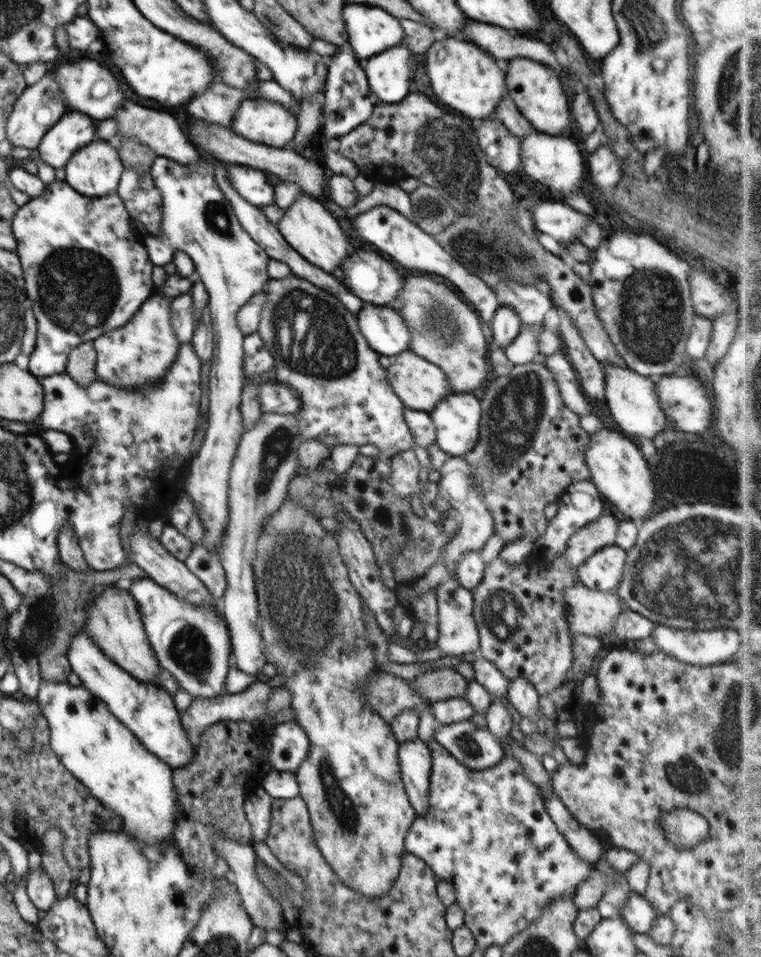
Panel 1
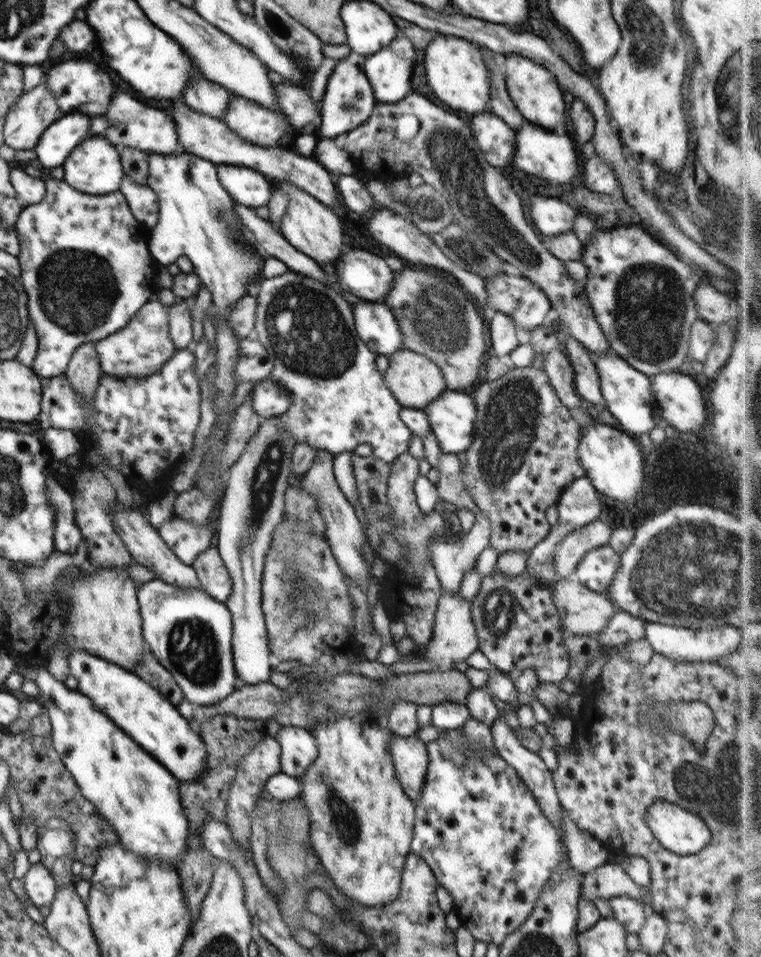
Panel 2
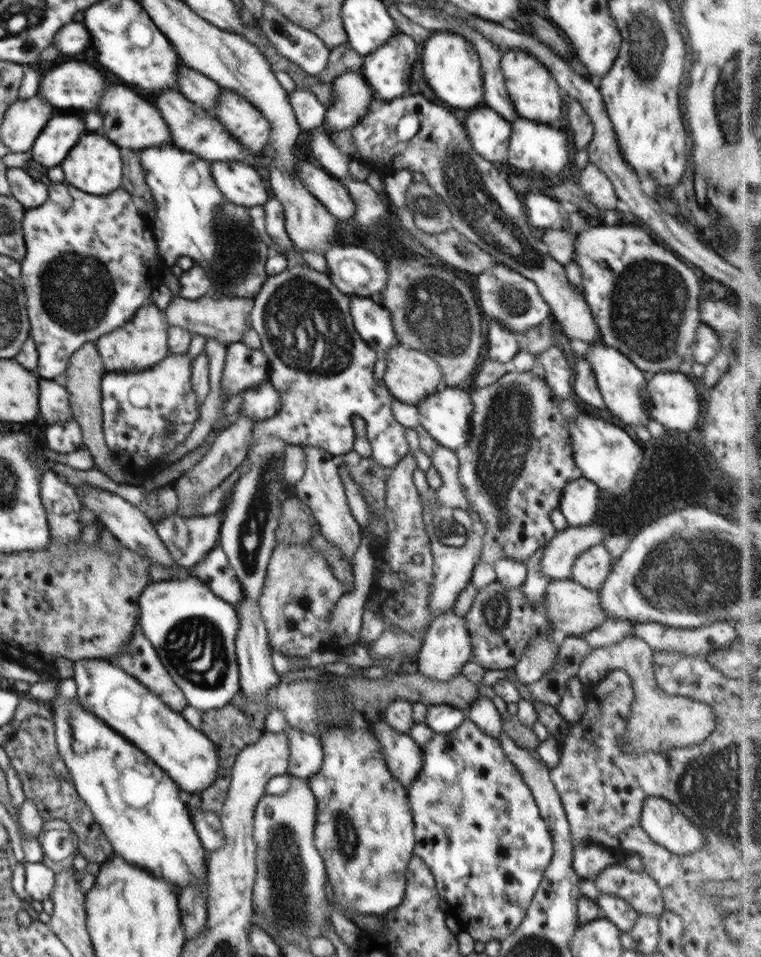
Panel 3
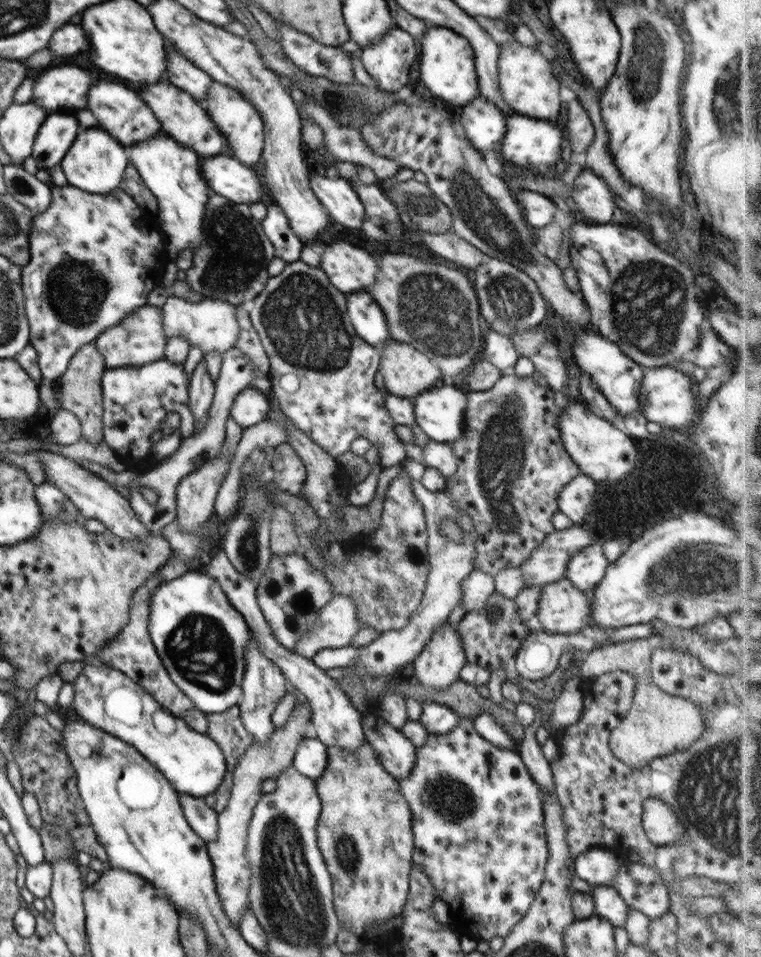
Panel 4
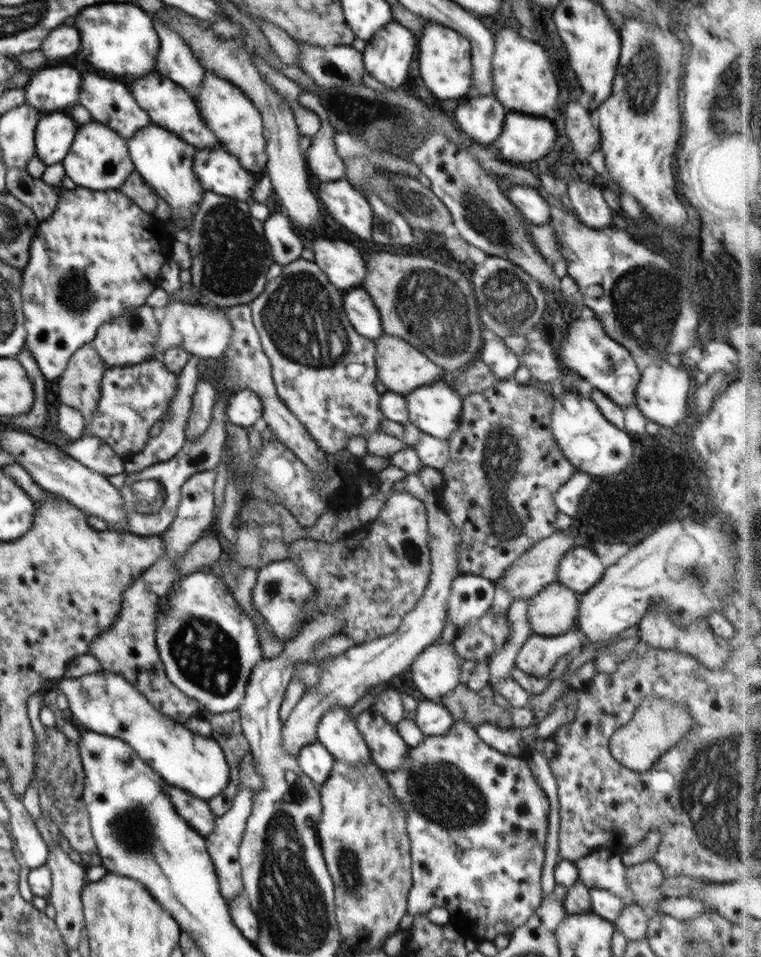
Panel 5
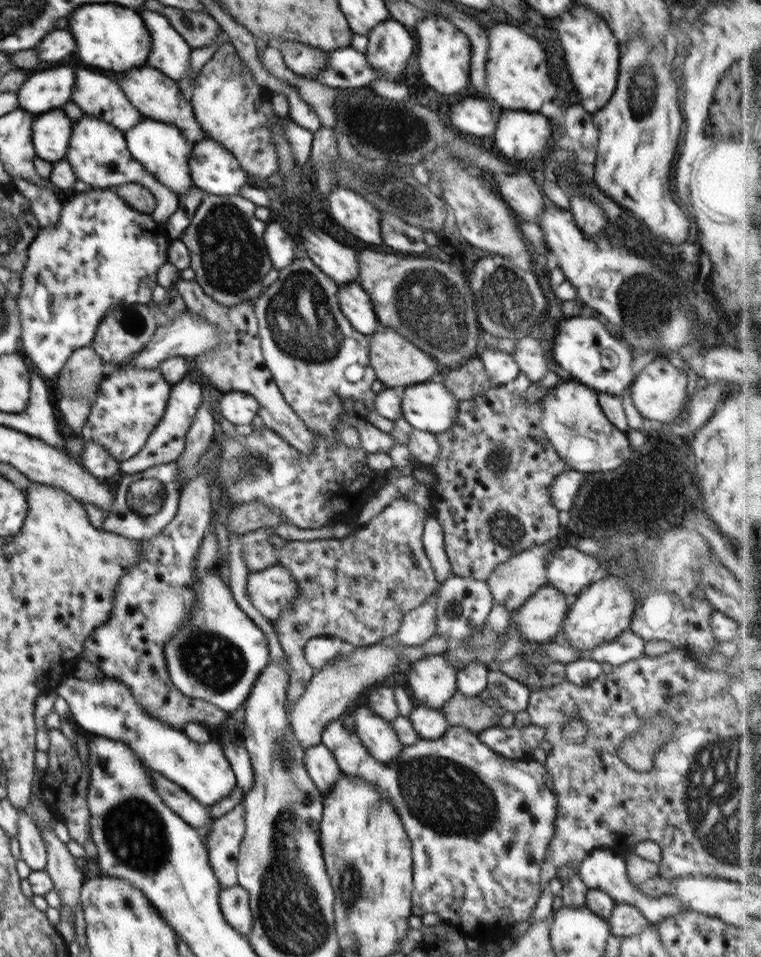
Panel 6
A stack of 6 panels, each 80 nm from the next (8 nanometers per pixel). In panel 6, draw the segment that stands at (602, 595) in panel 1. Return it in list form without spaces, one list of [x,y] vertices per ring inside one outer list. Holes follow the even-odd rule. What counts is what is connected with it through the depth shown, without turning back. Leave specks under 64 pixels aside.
[[[542,586],[517,611],[510,612],[509,625],[515,622],[527,641],[550,643],[559,636],[571,601],[573,597],[557,588]]]

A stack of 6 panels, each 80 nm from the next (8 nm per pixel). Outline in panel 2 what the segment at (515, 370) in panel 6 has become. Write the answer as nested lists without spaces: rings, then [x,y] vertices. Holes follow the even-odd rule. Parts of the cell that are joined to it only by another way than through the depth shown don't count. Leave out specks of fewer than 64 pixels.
[[[495,313],[490,322],[490,353],[494,356],[508,356],[518,345],[518,328],[512,317]]]

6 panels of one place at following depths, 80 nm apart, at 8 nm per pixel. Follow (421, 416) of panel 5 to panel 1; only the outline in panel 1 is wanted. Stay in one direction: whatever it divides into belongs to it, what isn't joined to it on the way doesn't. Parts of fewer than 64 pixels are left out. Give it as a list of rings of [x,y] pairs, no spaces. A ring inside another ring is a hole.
[[[452,393],[446,400],[438,403],[429,415],[436,429],[436,443],[446,454],[463,457],[476,446],[480,434],[482,409],[480,400],[473,394]]]

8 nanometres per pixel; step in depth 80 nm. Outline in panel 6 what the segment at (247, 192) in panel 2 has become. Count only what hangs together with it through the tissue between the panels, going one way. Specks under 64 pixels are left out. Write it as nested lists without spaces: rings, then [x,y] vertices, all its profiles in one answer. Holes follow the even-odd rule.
[[[214,139],[192,144],[188,166],[193,184],[216,196],[240,194],[243,186],[253,183],[236,157]]]

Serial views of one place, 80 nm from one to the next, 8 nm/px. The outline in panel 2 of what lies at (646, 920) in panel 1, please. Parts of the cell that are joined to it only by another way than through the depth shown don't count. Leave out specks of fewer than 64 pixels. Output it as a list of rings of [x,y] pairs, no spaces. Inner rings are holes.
[[[616,896],[609,898],[612,918],[623,925],[628,933],[637,933],[644,924],[650,910],[646,905],[629,896]]]

